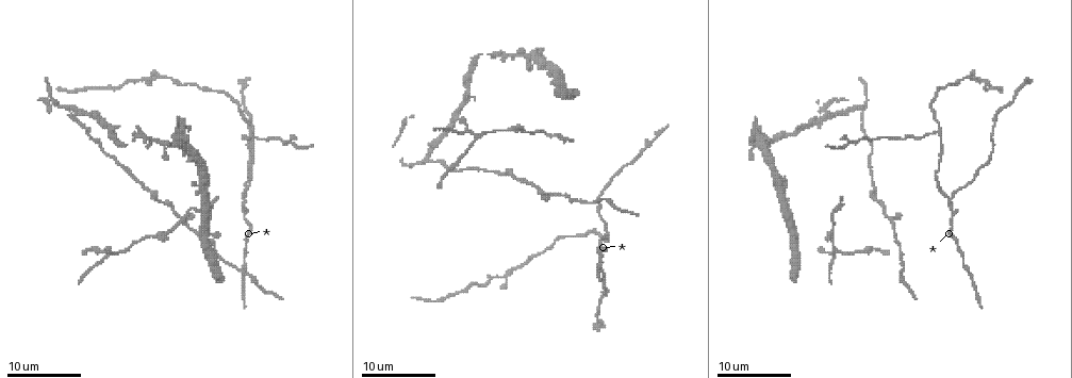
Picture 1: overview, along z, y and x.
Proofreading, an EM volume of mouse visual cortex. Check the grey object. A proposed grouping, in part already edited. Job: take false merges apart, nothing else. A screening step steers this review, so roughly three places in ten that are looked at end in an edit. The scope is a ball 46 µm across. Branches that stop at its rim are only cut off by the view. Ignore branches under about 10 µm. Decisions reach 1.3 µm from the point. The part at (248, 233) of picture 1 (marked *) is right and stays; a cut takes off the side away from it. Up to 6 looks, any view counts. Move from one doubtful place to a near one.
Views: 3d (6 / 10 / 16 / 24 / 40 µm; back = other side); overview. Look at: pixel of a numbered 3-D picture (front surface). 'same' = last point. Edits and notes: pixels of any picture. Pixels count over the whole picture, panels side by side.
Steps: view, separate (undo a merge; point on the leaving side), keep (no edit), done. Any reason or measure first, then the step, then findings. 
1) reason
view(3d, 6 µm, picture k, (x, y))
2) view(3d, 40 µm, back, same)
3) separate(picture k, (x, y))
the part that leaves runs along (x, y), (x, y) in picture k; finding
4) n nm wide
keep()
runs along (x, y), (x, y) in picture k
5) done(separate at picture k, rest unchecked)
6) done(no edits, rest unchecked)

view(3d, 16 µm, picture 1, (887, 215))

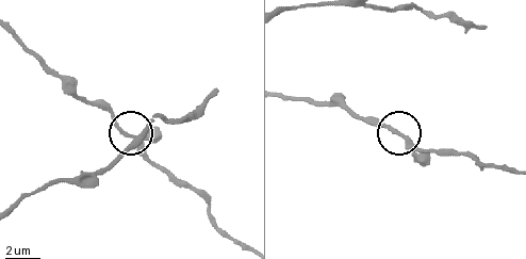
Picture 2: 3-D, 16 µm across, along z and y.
3 arms
keep()
all the same neuron

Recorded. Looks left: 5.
arms part here
view(3d, 10 µm, picture 1, (951, 197))

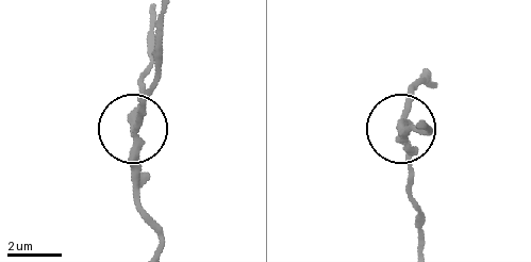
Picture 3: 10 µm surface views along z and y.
view(3d, 10 µm, back, picture 3, (136, 135))

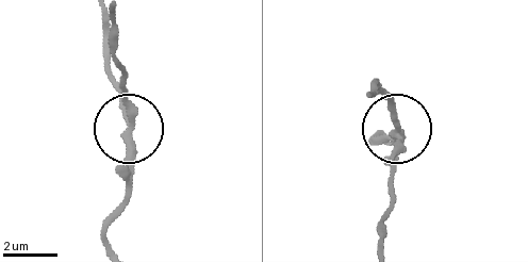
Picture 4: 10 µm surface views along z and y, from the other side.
keep()
runs along (108, 243), (129, 187), (121, 74) in picture 4; continuous, no second neuron

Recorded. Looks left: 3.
view(3d, 6 µm, picture 1, (252, 130))

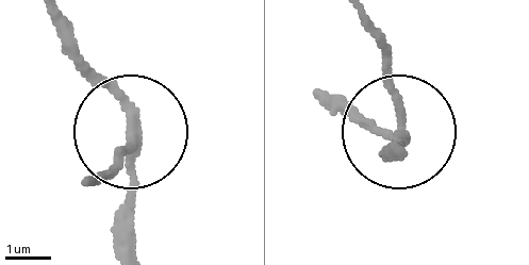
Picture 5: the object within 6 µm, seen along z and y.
200 nm wide
separate(picture 5, (121, 154))
the part that leaves runs along (136, 121), (132, 144), (98, 175) in picture 5; a second neuron is stuck on

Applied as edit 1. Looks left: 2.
done(separate at picture 5, rest unchecked)

